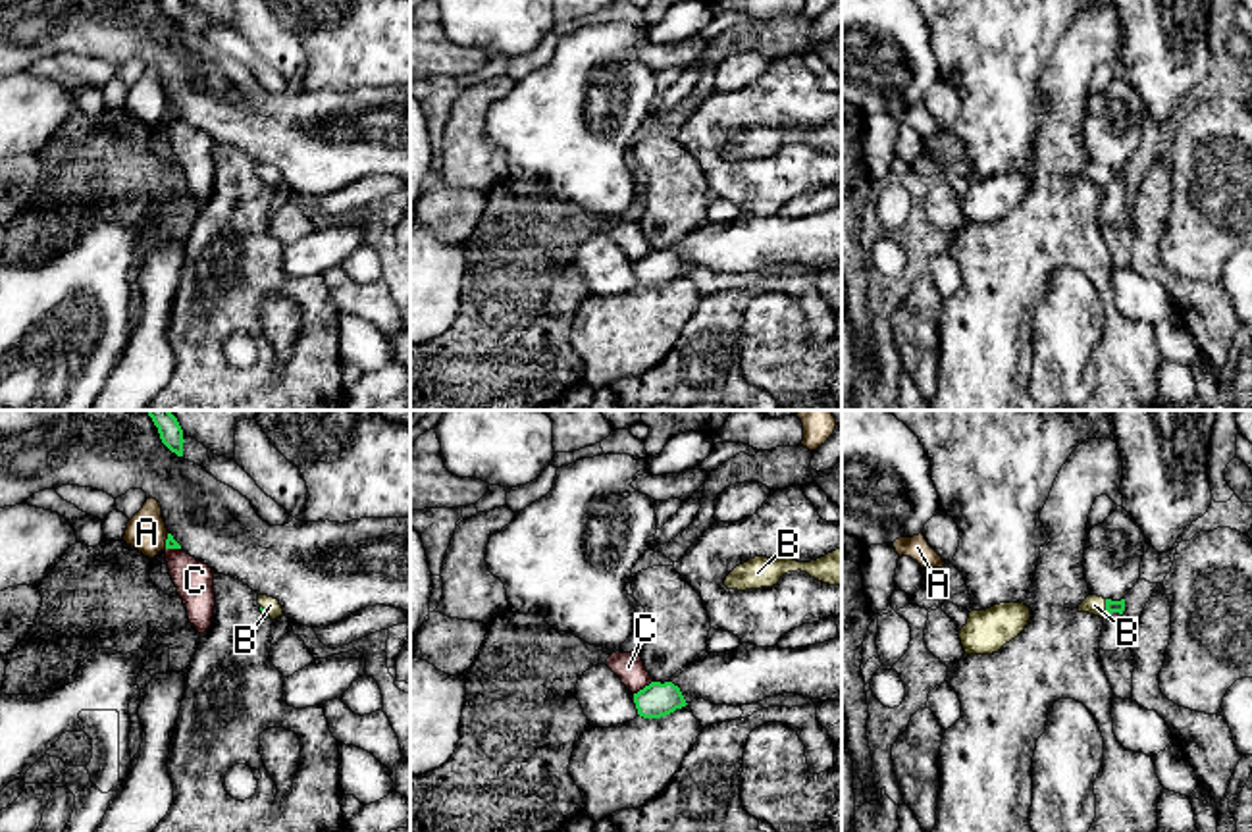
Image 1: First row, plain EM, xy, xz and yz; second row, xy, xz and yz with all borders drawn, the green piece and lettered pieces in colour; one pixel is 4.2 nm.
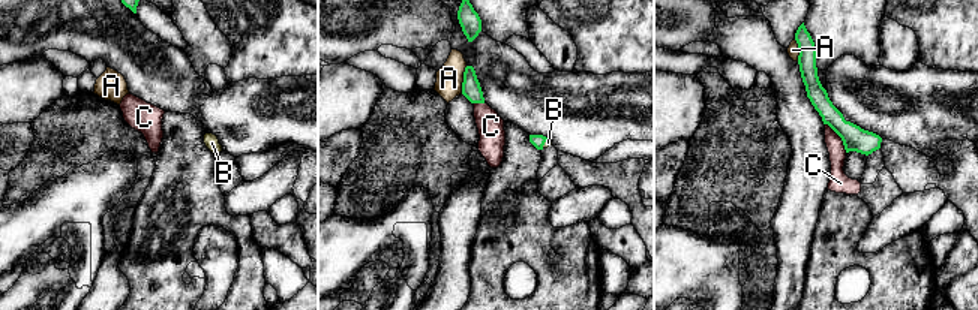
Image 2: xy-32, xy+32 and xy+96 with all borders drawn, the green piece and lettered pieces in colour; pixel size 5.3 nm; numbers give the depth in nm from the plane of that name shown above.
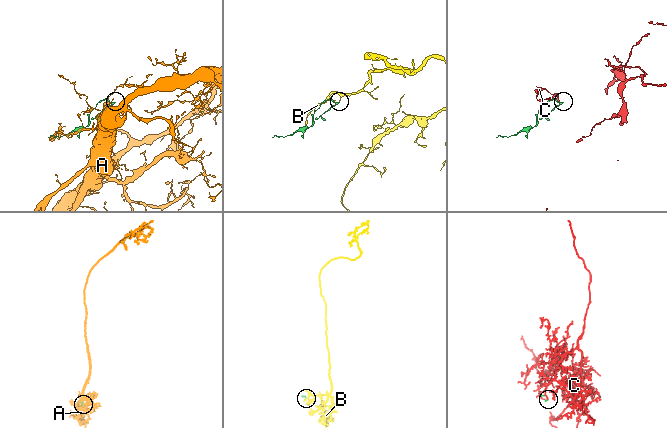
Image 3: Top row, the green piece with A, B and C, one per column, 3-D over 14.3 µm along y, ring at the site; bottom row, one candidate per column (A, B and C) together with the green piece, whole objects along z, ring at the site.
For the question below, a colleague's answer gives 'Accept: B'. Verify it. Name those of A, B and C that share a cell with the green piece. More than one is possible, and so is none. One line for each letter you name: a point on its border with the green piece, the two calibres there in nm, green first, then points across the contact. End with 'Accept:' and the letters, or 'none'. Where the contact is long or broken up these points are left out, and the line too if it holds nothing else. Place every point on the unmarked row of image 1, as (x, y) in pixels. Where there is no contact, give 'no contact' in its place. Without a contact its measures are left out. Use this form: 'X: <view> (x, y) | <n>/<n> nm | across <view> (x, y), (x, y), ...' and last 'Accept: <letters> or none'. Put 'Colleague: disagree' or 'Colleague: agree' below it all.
B: yz (1106, 176) | 50/80 nm | across yz (1110, 174), (1106, 176), (1095, 174)
Accept: B
Colleague: agree

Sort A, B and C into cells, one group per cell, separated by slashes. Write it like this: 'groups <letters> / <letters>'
groups A / B / C

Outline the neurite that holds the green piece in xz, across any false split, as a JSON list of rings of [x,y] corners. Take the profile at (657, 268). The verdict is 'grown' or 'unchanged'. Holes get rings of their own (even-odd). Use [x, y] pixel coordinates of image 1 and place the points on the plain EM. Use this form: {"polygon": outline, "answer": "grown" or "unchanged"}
{"polygon": [[[651,250],[634,262],[634,272],[643,287],[661,287],[688,273],[680,256],[672,250]]], "answer": "unchanged"}

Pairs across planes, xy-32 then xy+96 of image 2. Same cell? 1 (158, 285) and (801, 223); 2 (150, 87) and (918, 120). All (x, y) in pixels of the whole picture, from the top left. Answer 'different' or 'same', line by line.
1: different
2: same

